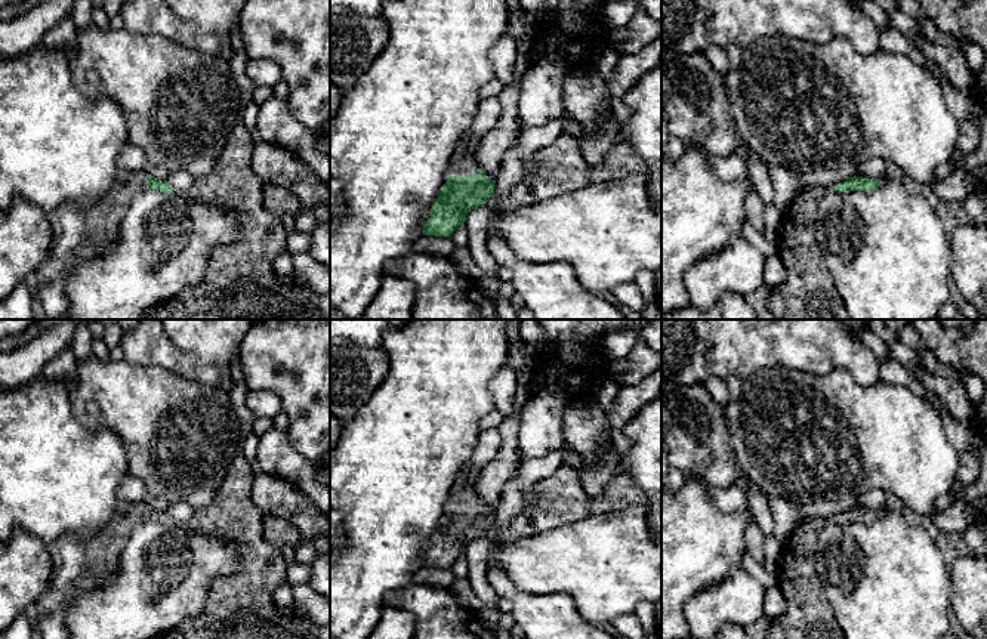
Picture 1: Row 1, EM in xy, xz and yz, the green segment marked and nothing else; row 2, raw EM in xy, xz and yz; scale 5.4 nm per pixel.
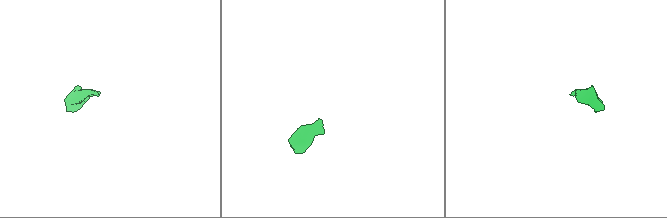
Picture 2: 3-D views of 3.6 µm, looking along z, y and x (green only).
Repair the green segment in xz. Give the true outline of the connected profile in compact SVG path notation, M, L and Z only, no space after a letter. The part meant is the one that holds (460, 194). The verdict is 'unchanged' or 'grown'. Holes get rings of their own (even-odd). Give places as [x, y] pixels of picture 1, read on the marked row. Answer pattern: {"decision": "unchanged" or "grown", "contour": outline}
{"decision": "grown", "contour": "M469 132L460 139L451 158L450 178L423 223L423 235L451 237L466 222L468 213L487 204L494 194L496 180L485 176L476 160L481 141Z"}

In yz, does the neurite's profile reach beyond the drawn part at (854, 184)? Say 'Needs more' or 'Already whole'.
Already whole

